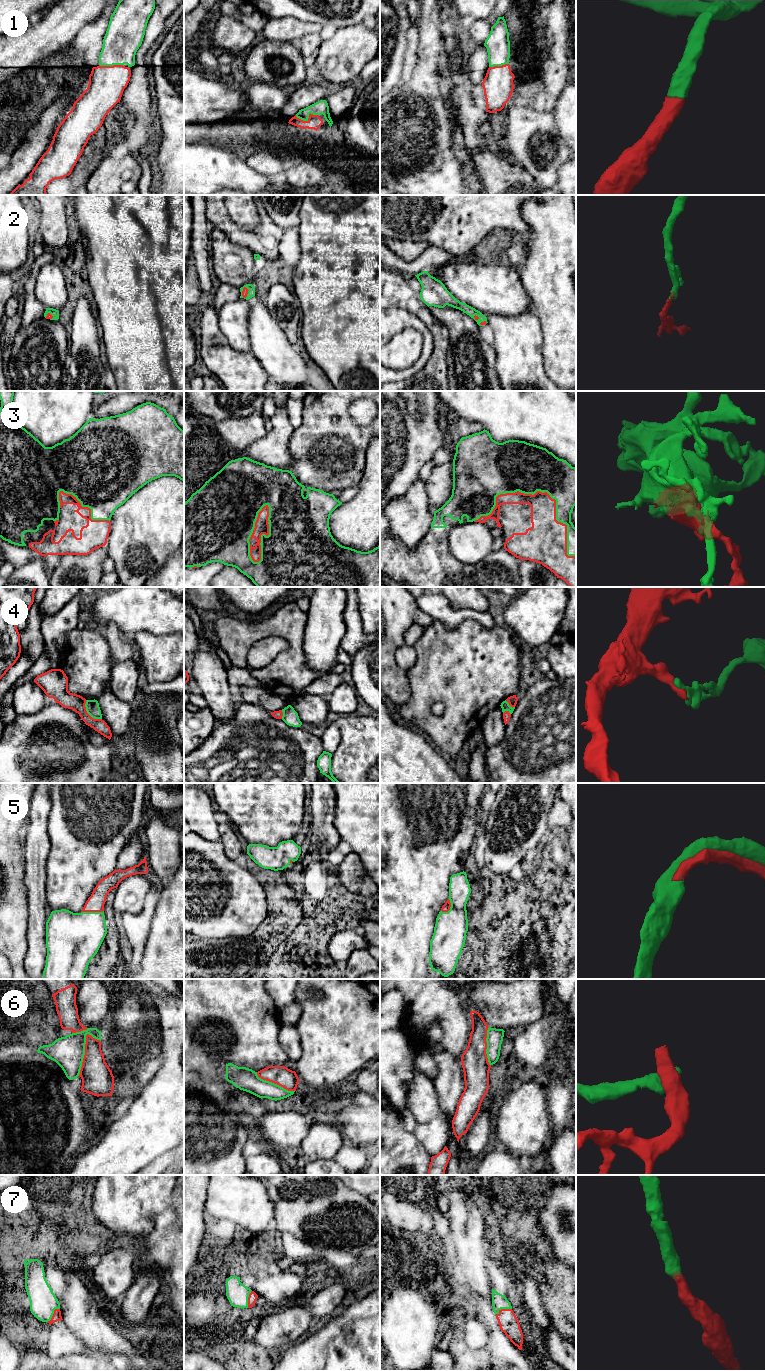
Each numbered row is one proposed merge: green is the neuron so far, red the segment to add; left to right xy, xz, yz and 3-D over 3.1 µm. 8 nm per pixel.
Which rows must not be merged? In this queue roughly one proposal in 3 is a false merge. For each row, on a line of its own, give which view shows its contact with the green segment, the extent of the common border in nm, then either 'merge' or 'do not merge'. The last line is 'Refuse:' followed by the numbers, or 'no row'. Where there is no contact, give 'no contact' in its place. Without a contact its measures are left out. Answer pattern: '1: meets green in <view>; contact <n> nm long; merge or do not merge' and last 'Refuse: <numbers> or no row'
1: meets green in xz; contact 190 nm long; merge
2: meets green in xz; contact 100 nm long; merge
3: meets green in yz; contact 850 nm long; merge
4: meets green in xy; contact 200 nm long; do not merge
5: meets green in xy; contact 180 nm long; merge
6: meets green in xy; contact 360 nm long; merge
7: meets green in yz; contact 150 nm long; merge
Refuse: 4

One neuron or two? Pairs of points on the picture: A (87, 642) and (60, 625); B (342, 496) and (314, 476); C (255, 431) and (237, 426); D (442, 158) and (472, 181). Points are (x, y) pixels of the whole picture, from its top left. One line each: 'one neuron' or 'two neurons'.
A: two neurons
B: two neurons
C: one neuron
D: two neurons

